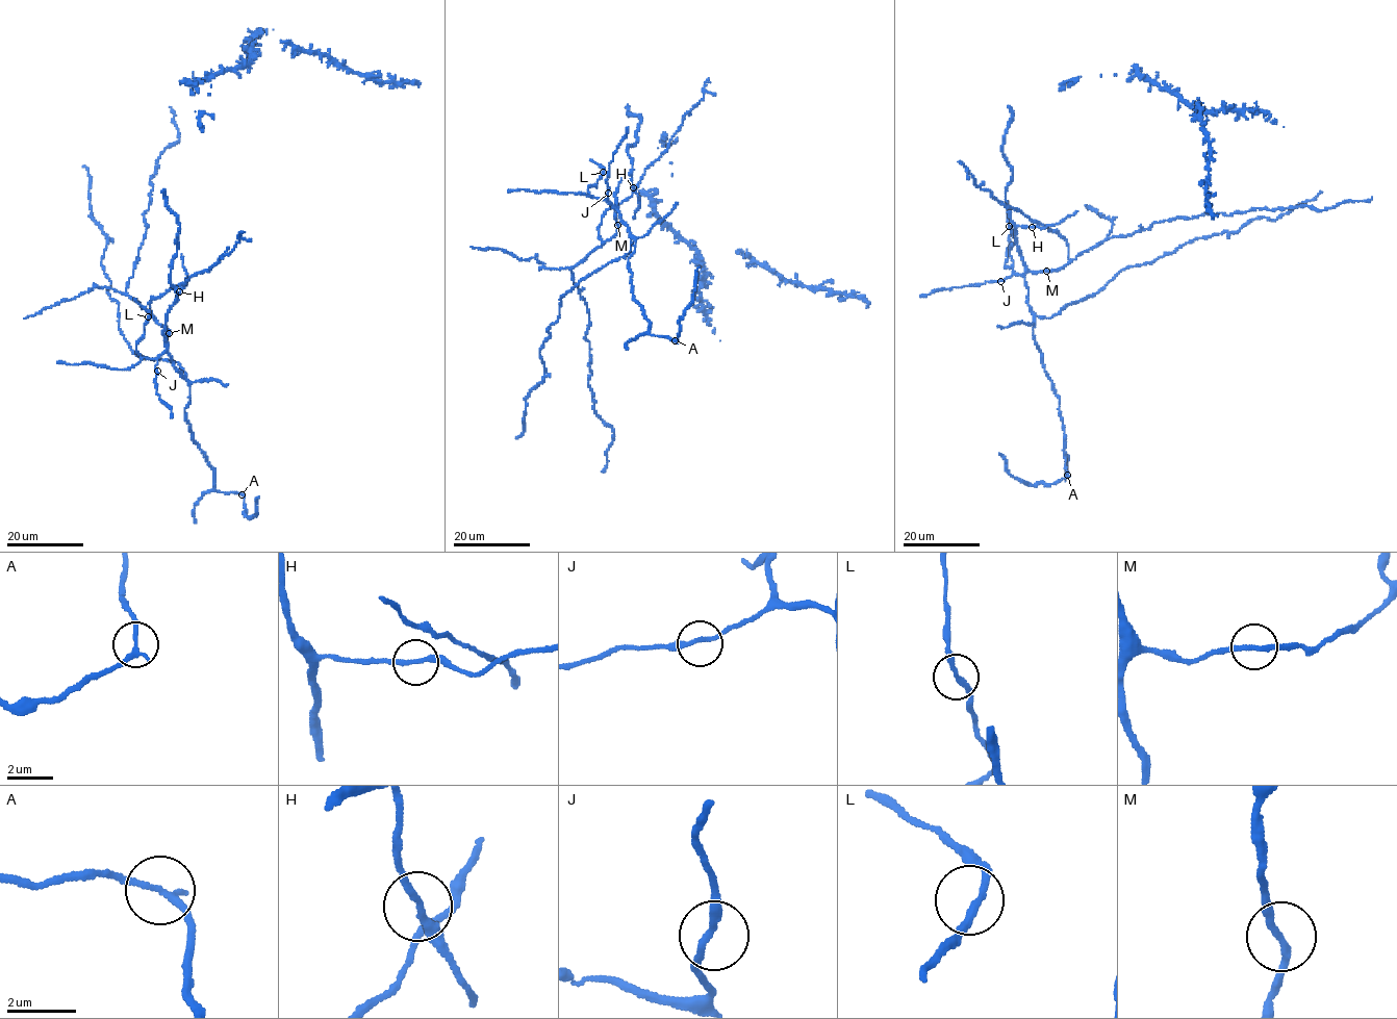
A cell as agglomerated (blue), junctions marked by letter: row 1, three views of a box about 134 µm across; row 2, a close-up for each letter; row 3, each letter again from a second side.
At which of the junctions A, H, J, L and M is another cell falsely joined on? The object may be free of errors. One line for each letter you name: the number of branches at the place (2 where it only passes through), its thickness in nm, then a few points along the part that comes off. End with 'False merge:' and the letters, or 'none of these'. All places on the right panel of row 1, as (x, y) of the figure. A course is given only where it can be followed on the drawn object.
False merge: none of these

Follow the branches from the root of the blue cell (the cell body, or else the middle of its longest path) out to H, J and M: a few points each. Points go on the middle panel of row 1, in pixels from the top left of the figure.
H: (637, 139), (627, 152), (632, 162), (633, 187)
J: (637, 139), (636, 145), (628, 147), (631, 169), (620, 180), (615, 208), (608, 200), (608, 193)
M: (637, 139), (636, 145), (628, 147), (631, 169), (620, 180), (616, 190), (618, 225)

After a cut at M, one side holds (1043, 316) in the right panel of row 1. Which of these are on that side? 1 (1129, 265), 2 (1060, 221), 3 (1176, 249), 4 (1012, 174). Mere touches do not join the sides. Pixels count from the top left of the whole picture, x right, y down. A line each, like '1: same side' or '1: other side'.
1: same side
2: same side
3: same side
4: same side

